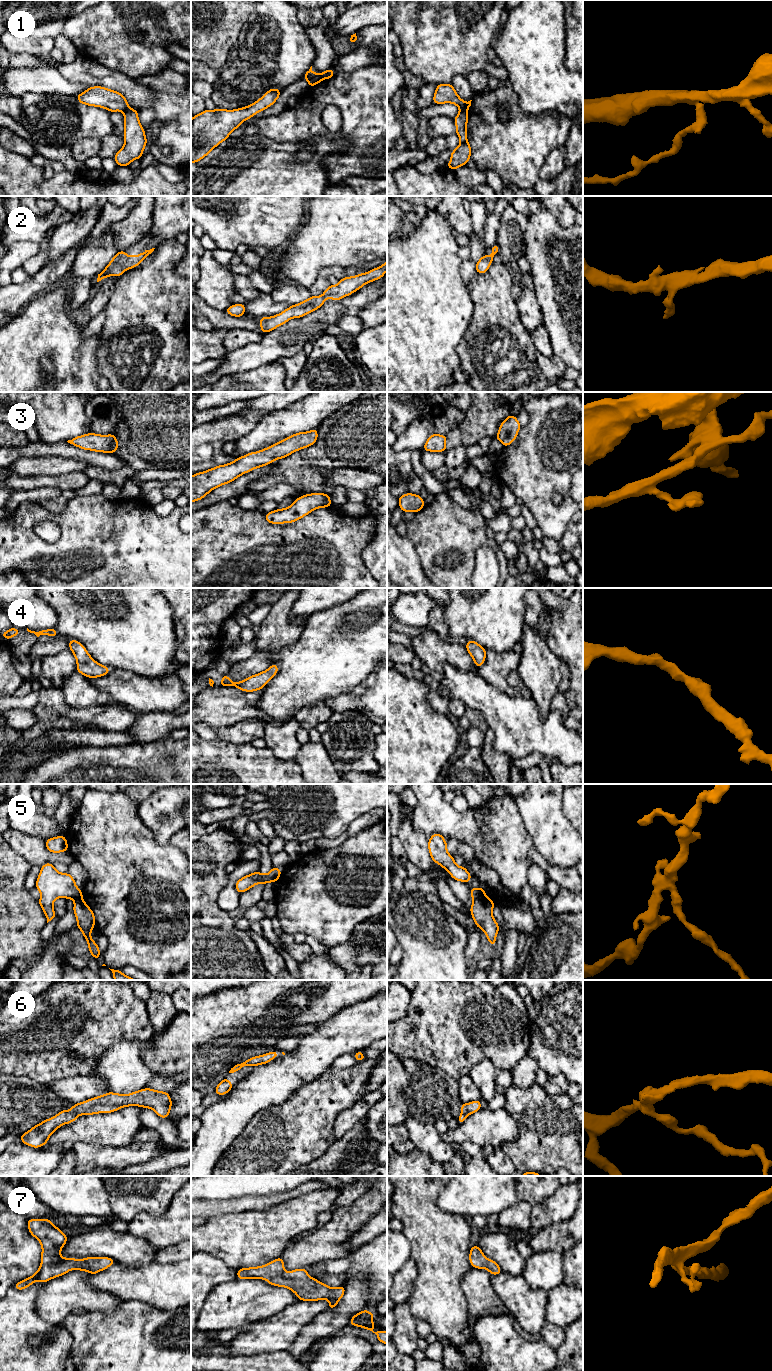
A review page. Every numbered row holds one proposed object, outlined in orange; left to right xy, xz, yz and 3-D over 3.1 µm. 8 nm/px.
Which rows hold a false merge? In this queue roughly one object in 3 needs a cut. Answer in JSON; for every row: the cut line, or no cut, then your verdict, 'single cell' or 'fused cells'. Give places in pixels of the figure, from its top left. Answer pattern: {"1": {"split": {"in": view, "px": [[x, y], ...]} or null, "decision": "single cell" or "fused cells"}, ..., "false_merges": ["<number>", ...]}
{"1": {"split": {"in": "yz", "px": [[460, 108], [465, 111]]}, "decision": "fused cells"}, "2": {"split": null, "decision": "single cell"}, "3": {"split": null, "decision": "single cell"}, "4": {"split": null, "decision": "single cell"}, "5": {"split": {"in": "yz", "px": [[484, 896], [473, 899]]}, "decision": "fused cells"}, "6": {"split": null, "decision": "single cell"}, "7": {"split": null, "decision": "single cell"}, "false_merges": ["1", "5"]}

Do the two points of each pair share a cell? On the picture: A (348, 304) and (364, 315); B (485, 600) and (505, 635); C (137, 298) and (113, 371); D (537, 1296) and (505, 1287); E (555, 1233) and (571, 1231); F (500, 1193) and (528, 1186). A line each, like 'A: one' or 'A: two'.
A: two
B: one
C: one
D: one
E: one
F: two

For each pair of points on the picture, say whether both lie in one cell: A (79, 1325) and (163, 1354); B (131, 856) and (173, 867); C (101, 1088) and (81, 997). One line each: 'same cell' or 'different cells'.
A: same cell
B: same cell
C: different cells

